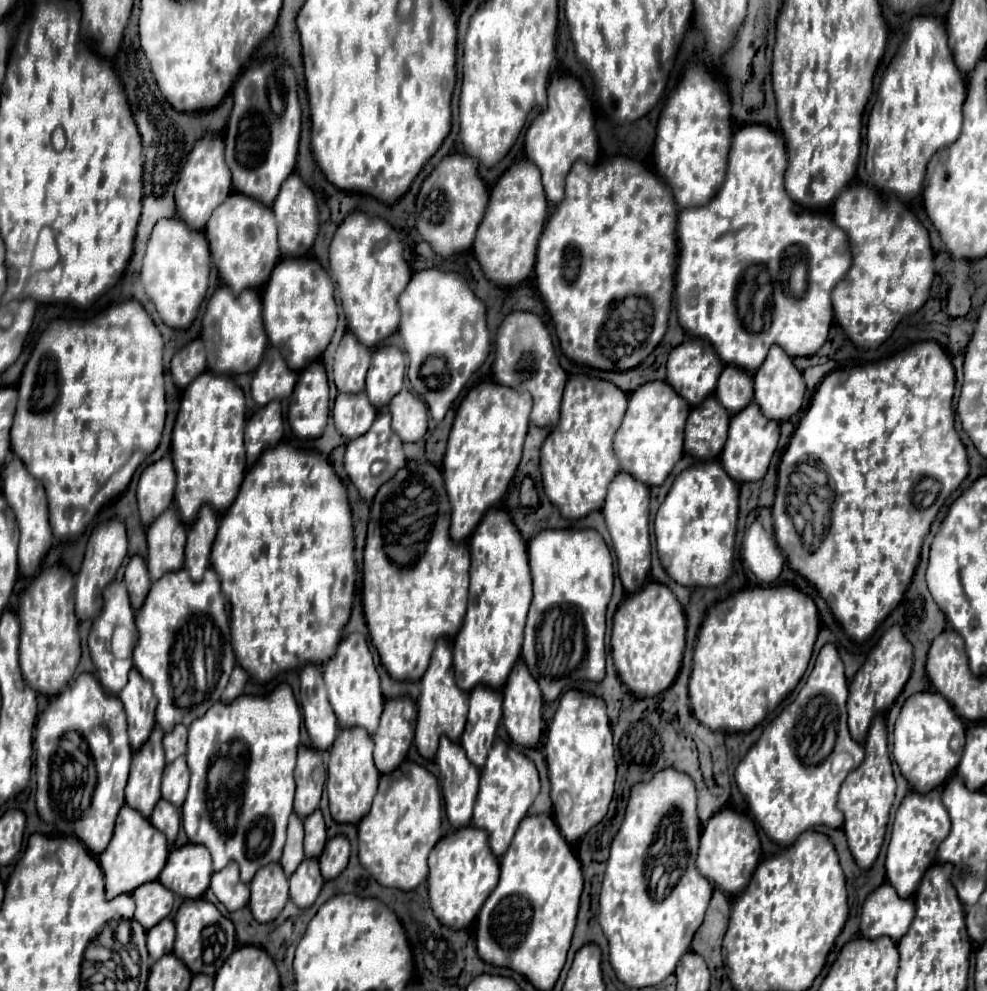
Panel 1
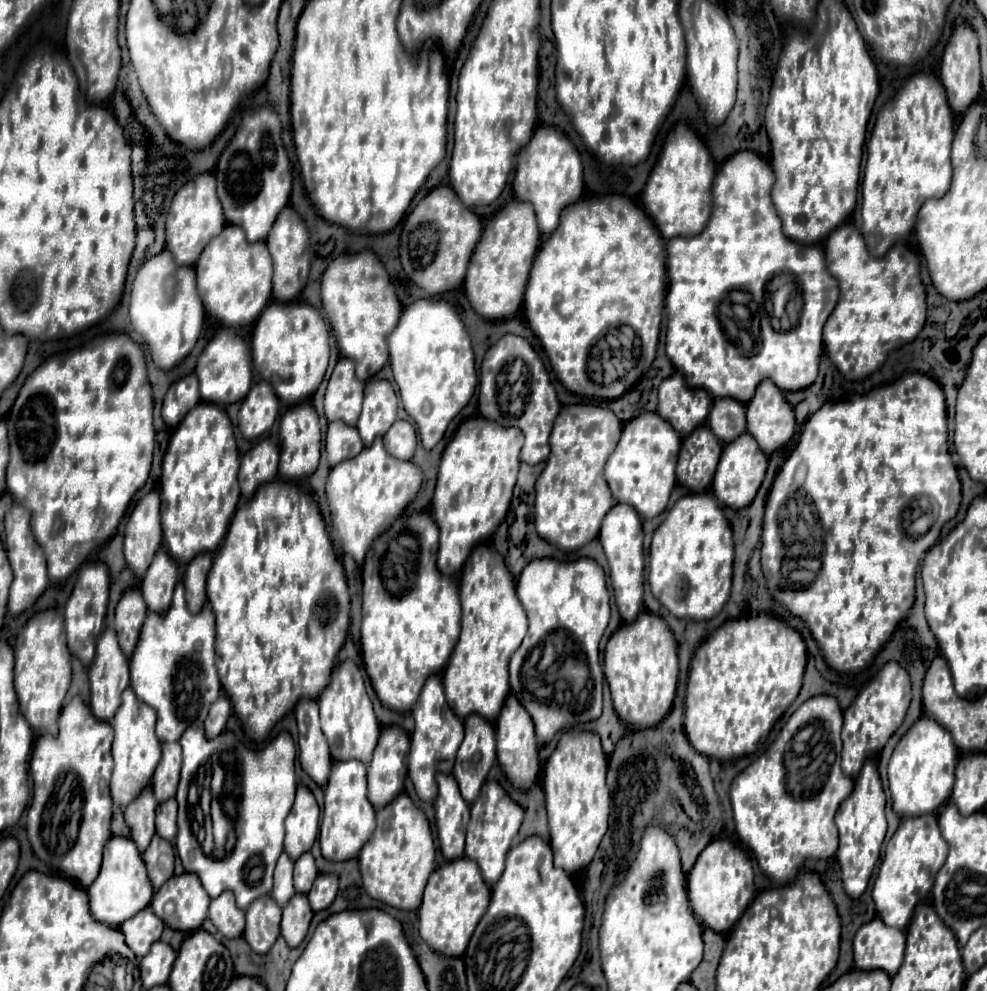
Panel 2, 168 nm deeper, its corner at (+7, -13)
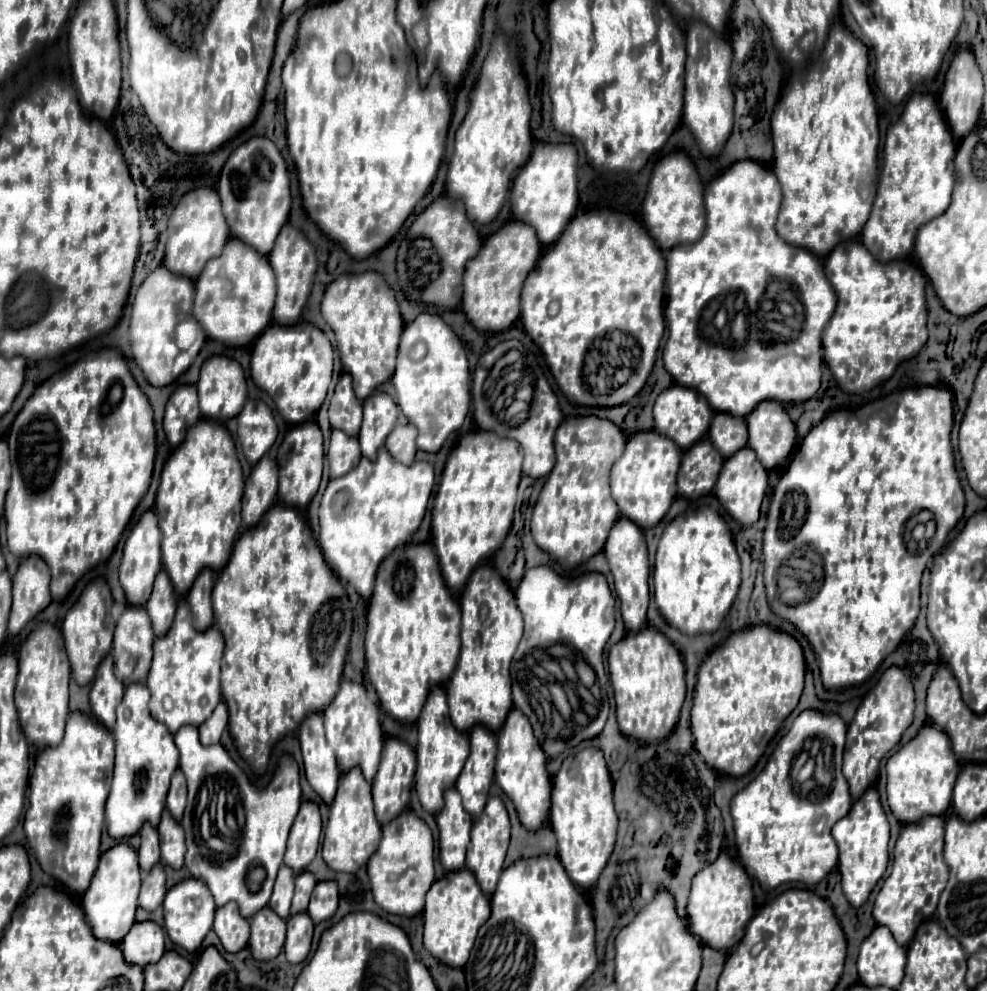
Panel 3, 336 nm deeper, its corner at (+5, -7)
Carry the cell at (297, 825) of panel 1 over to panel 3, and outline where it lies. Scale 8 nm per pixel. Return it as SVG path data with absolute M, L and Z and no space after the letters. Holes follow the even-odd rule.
M282 866L278 870L278 878L274 884L274 892L270 898L270 908L280 916L288 918L290 916L290 902L294 896L294 872L288 866Z

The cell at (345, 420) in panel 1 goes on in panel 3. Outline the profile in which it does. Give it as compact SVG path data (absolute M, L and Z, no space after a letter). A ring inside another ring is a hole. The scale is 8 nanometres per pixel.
M332 430L328 462L330 462L330 478L340 478L348 474L360 462L360 446L356 438L342 434L342 430Z

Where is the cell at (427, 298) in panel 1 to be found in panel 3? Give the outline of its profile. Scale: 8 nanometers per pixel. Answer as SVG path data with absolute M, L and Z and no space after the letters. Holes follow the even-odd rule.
M420 314L402 332L398 366L392 378L398 406L418 430L416 444L424 452L438 452L444 440L456 432L470 408L470 370L464 346L442 318Z

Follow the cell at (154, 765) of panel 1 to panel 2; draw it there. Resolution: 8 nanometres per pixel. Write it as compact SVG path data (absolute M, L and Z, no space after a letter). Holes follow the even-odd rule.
M150 786L142 788L142 792L124 808L124 820L130 826L132 840L136 842L140 852L144 852L144 848L150 844L150 838L156 832L154 810L156 810L156 798Z

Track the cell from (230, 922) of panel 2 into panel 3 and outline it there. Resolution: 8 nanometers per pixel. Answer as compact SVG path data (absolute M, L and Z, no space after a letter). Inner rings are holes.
M228 902L226 906L216 910L214 932L218 934L226 952L234 954L248 946L250 926L248 920L238 914L238 906L234 906L234 902Z

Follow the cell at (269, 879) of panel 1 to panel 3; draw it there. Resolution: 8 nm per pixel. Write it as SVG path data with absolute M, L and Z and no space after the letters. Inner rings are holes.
M266 908L250 918L250 952L254 960L272 960L280 954L286 940L286 920Z

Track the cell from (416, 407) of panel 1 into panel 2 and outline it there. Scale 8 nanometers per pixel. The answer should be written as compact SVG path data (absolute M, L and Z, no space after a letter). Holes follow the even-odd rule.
M398 418L384 434L384 448L400 460L410 460L416 452L416 444L418 444L416 428L408 420Z

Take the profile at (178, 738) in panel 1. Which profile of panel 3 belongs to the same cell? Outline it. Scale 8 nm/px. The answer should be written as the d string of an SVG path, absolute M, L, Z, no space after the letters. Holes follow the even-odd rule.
M178 770L174 774L166 802L168 802L166 806L168 806L168 812L172 814L172 818L176 822L180 822L182 814L184 814L184 808L186 808L186 778L184 778L182 770Z

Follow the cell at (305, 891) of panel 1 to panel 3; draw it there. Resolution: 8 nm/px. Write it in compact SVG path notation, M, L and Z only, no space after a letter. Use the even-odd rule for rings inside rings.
M298 914L298 918L288 918L288 934L284 944L284 954L288 962L300 964L310 954L314 924L308 914Z

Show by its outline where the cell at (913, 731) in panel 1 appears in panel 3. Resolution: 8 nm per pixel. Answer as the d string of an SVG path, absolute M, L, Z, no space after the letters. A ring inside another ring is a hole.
M926 724L922 734L902 746L886 764L888 804L892 814L902 824L918 824L924 816L942 816L950 808L950 794L958 772L960 766L950 750L950 740L938 728Z

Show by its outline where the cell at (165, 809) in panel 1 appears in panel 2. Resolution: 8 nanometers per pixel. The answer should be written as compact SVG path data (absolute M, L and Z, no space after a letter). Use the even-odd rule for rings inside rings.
M154 834L152 842L144 850L142 858L146 862L152 886L154 886L154 890L158 890L174 872L174 848L168 840Z

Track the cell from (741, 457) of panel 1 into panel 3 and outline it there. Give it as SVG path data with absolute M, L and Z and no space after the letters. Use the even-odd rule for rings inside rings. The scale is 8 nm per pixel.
M746 448L746 450L742 450L742 454L734 454L734 458L724 460L714 494L720 500L720 504L724 506L724 510L742 528L748 528L748 526L756 524L756 520L760 516L760 504L762 504L762 498L766 494L766 488L768 488L768 472L758 462L758 458L754 458L754 450Z

